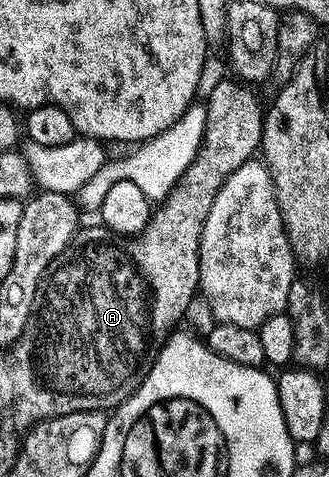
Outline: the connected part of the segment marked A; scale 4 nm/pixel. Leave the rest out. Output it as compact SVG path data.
M231 80L232 82L220 82L208 94L206 105L206 128L204 129L204 139L200 145L200 150L194 156L194 160L190 164L190 168L186 168L186 172L179 180L176 181L176 187L173 188L167 198L155 207L154 213L149 221L147 229L139 236L131 237L129 240L117 241L115 237L108 238L88 238L85 242L77 241L55 263L56 274L49 274L44 281L48 283L48 294L39 294L38 298L44 300L44 326L41 327L43 333L42 342L44 343L44 359L48 365L52 367L53 374L56 374L56 382L52 384L52 388L48 390L44 386L42 390L36 388L28 388L26 384L16 388L16 396L24 398L24 404L18 408L20 410L20 426L22 424L31 424L35 426L38 422L43 422L45 418L57 418L63 414L77 414L83 410L103 410L111 411L126 401L140 387L140 382L144 379L145 373L150 365L150 360L160 353L160 347L164 345L164 339L177 329L178 323L184 318L186 308L190 304L190 300L197 297L198 287L200 284L200 241L202 240L202 228L206 224L206 216L210 216L210 208L214 208L214 196L218 196L218 192L222 188L222 184L226 184L226 180L238 168L242 168L242 164L253 161L254 155L260 150L260 137L264 131L264 115L266 113L265 103L260 103L260 98L255 94L251 85L245 84L240 80Z

